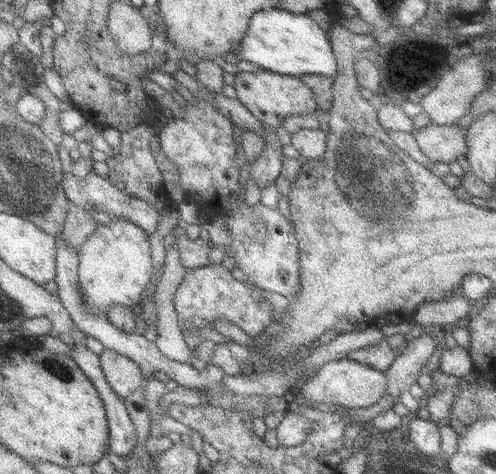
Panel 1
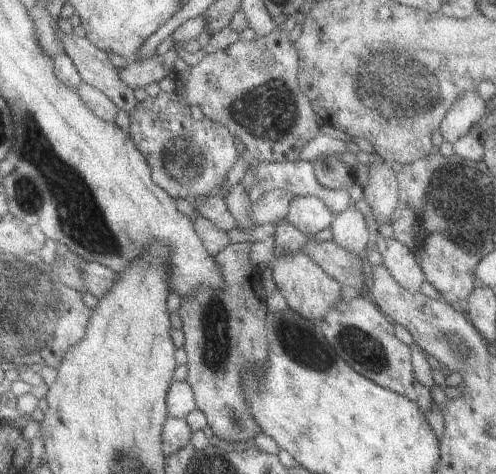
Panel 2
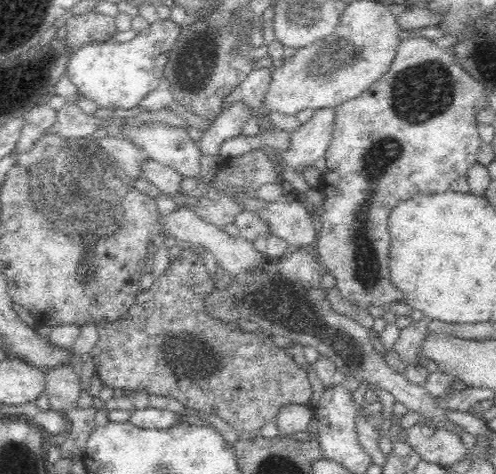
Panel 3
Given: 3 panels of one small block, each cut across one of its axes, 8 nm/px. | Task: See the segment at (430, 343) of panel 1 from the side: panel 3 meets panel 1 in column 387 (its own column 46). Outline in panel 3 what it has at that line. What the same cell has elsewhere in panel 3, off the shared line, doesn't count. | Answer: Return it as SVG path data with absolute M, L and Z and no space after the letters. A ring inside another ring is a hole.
M62 366L50 368L48 372L44 370L44 374L50 378L50 388L46 388L46 398L50 402L48 408L56 412L68 412L70 408L76 408L82 394L80 372L72 366Z

